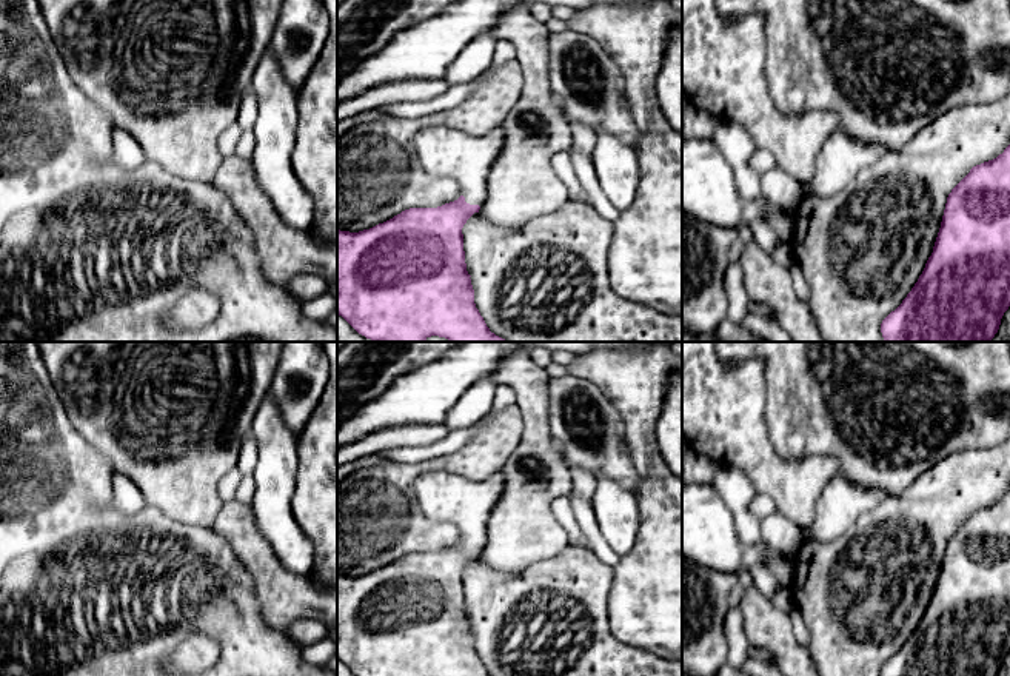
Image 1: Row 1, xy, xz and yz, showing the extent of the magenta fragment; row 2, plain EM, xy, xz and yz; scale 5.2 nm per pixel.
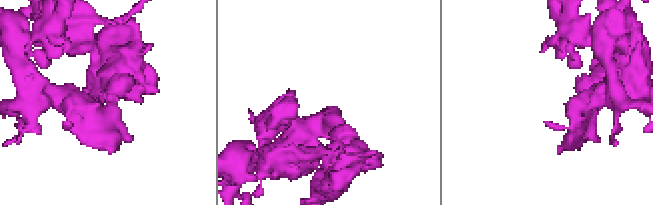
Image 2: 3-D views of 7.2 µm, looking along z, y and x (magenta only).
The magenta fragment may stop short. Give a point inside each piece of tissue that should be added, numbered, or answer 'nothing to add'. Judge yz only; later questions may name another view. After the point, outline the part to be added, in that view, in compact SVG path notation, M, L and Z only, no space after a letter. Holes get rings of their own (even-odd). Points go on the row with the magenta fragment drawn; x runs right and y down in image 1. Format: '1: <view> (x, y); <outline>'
nothing to add

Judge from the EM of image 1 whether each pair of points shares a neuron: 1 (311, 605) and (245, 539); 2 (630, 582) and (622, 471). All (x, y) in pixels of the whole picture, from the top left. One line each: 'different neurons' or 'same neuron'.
1: same neuron
2: different neurons

